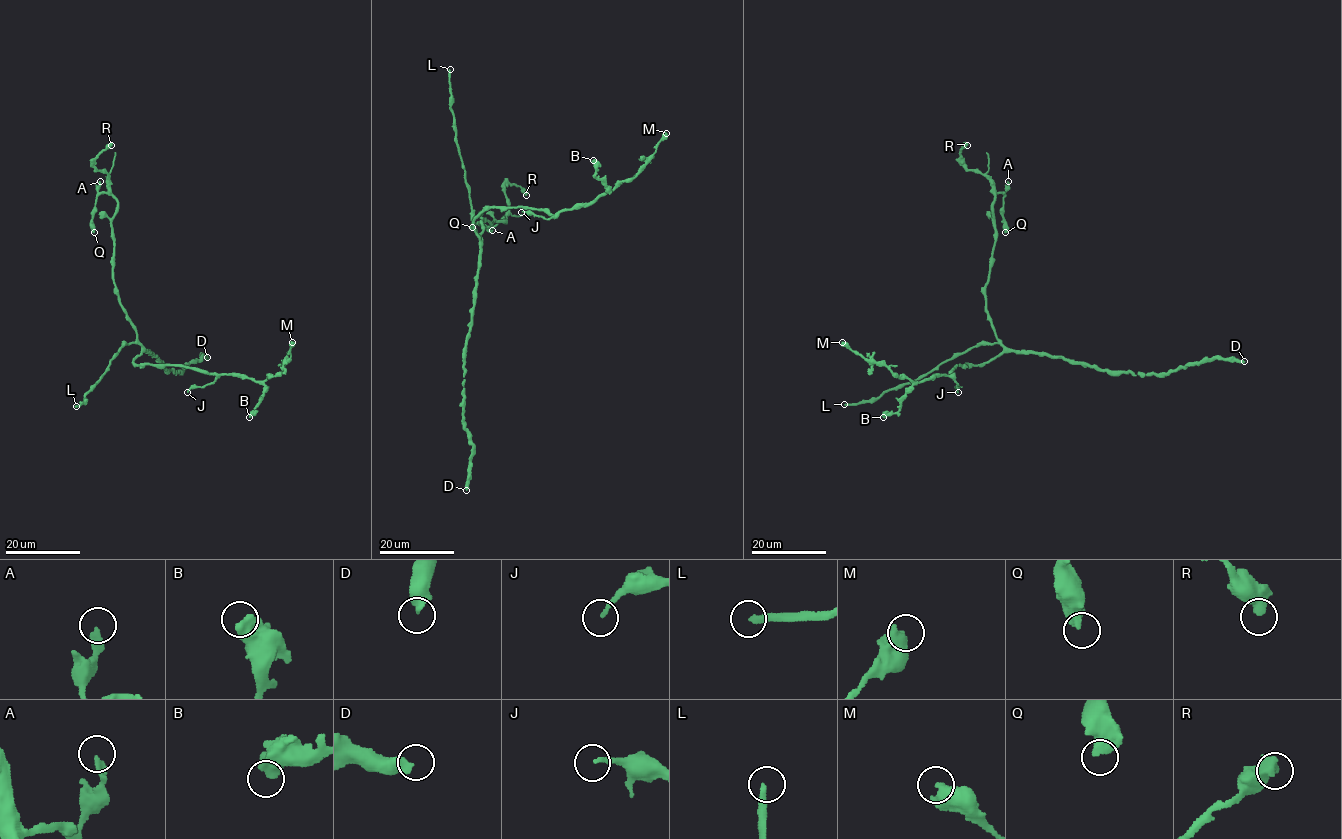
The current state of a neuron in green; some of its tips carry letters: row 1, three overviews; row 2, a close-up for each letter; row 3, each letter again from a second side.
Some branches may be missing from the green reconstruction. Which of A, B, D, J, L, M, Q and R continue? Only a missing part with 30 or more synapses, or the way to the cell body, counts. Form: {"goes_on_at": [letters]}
{"goes_on_at": ["L"]}

